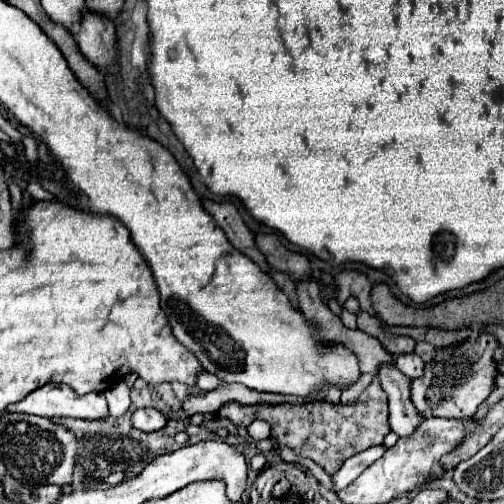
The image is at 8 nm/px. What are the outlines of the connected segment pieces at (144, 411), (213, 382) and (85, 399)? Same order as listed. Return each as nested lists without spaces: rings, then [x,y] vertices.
[[[140,408],[132,414],[132,426],[142,432],[154,432],[166,426],[166,418],[156,408]]]
[[[200,372],[198,374],[198,382],[196,382],[196,386],[200,388],[200,392],[210,392],[210,390],[214,390],[218,384],[222,384],[216,376],[210,376],[208,372]]]
[[[46,384],[42,388],[36,388],[28,396],[24,396],[18,406],[8,406],[10,412],[24,412],[24,414],[36,414],[46,418],[106,418],[108,416],[108,404],[104,394],[90,392],[86,396],[74,396],[66,384]]]

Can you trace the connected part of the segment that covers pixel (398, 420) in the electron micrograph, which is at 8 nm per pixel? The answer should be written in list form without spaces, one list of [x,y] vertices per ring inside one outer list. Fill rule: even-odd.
[[[394,364],[382,368],[382,372],[378,372],[378,378],[384,392],[388,394],[392,432],[400,438],[412,436],[414,430],[422,424],[422,416],[418,416],[410,400],[410,378],[402,376]]]

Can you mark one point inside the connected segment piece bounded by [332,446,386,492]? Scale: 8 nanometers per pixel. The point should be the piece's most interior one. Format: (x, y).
(353, 467)

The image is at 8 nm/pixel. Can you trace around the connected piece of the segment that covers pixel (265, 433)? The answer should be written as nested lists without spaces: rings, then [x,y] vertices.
[[[254,420],[246,430],[248,430],[248,434],[250,434],[256,442],[270,438],[270,424],[264,422],[264,420]]]

